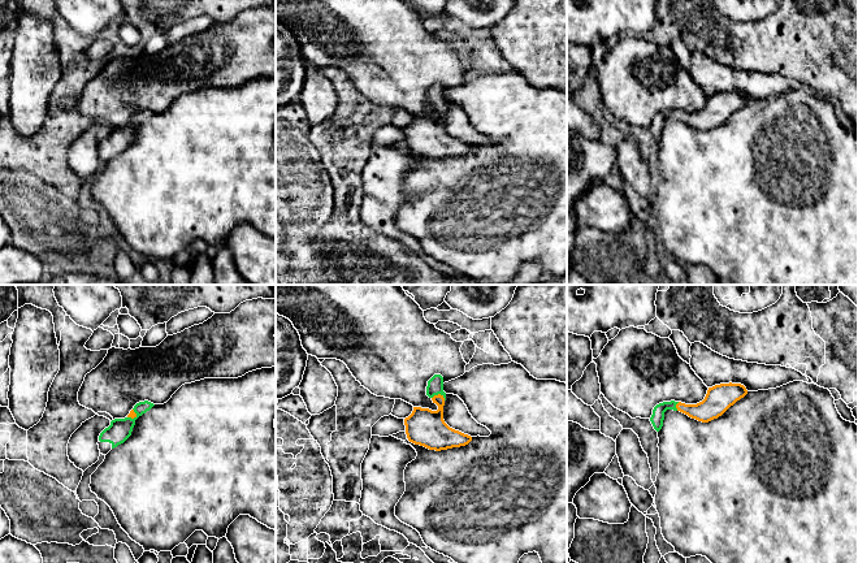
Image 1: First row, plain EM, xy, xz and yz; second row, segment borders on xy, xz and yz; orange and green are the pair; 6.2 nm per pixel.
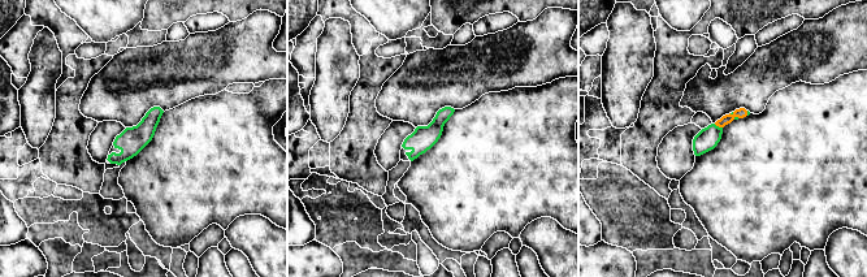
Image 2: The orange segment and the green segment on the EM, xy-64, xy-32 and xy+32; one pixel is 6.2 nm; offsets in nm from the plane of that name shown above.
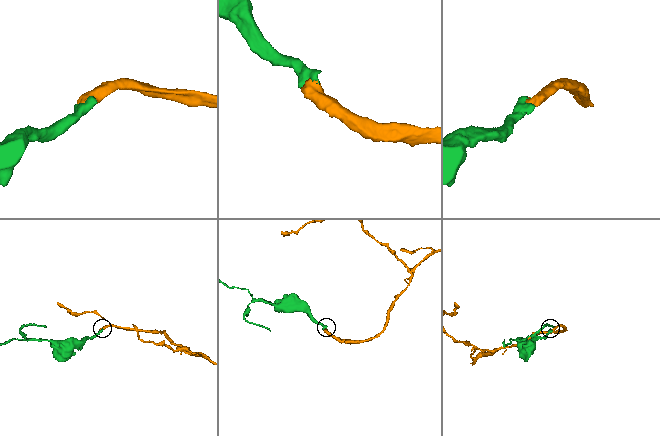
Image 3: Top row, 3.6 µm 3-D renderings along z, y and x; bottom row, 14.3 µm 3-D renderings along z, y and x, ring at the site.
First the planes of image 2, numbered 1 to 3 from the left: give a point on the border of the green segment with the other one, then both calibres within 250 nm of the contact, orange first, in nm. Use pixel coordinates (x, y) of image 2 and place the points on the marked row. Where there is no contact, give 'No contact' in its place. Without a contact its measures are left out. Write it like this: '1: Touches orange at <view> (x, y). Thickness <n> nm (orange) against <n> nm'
1: No contact
2: No contact
3: Touches orange at xy+32 (718, 125). Thickness 60 nm (orange) against 140 nm

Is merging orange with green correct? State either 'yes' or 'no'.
yes

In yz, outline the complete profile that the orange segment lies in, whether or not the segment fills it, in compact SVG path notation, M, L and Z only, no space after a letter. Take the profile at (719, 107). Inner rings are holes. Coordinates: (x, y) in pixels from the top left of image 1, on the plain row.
M720 92L708 96L705 108L697 113L681 111L663 111L654 116L650 130L656 140L663 135L664 121L667 118L680 120L692 127L708 131L722 125L731 114L744 107L748 99L741 92Z

